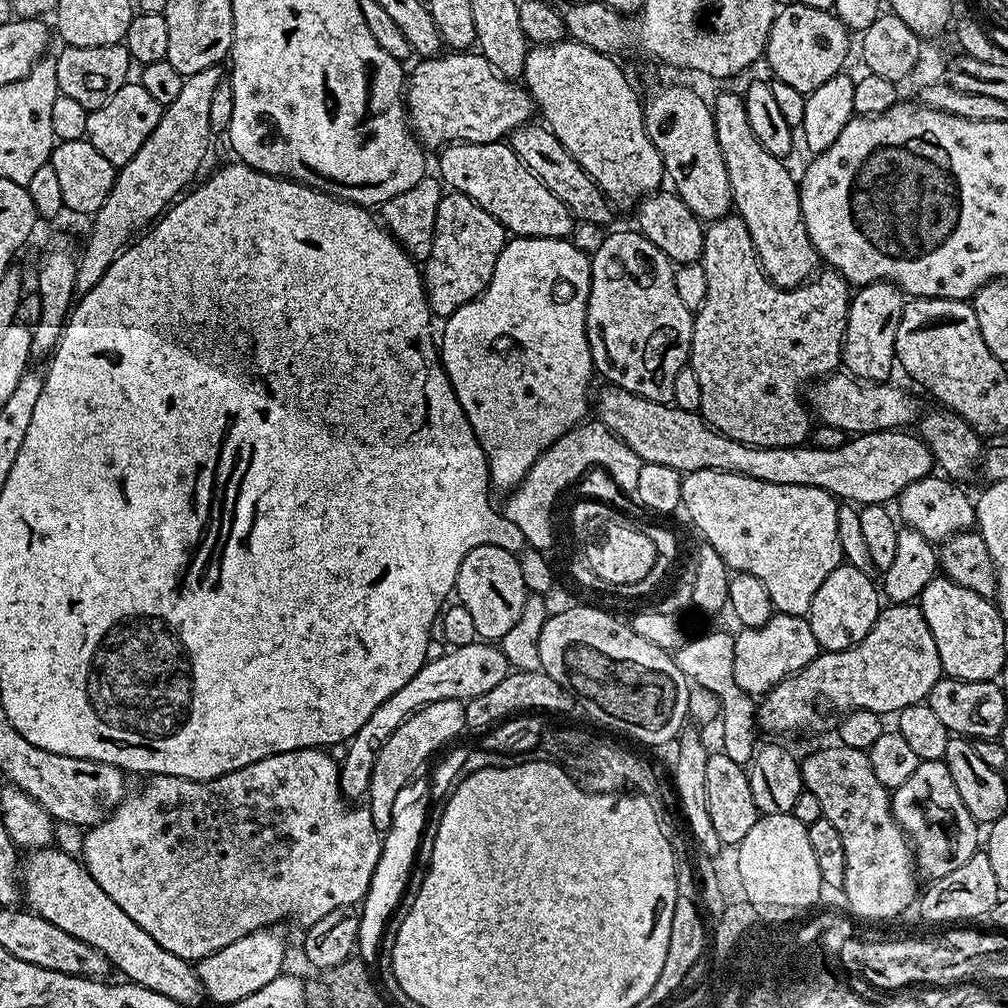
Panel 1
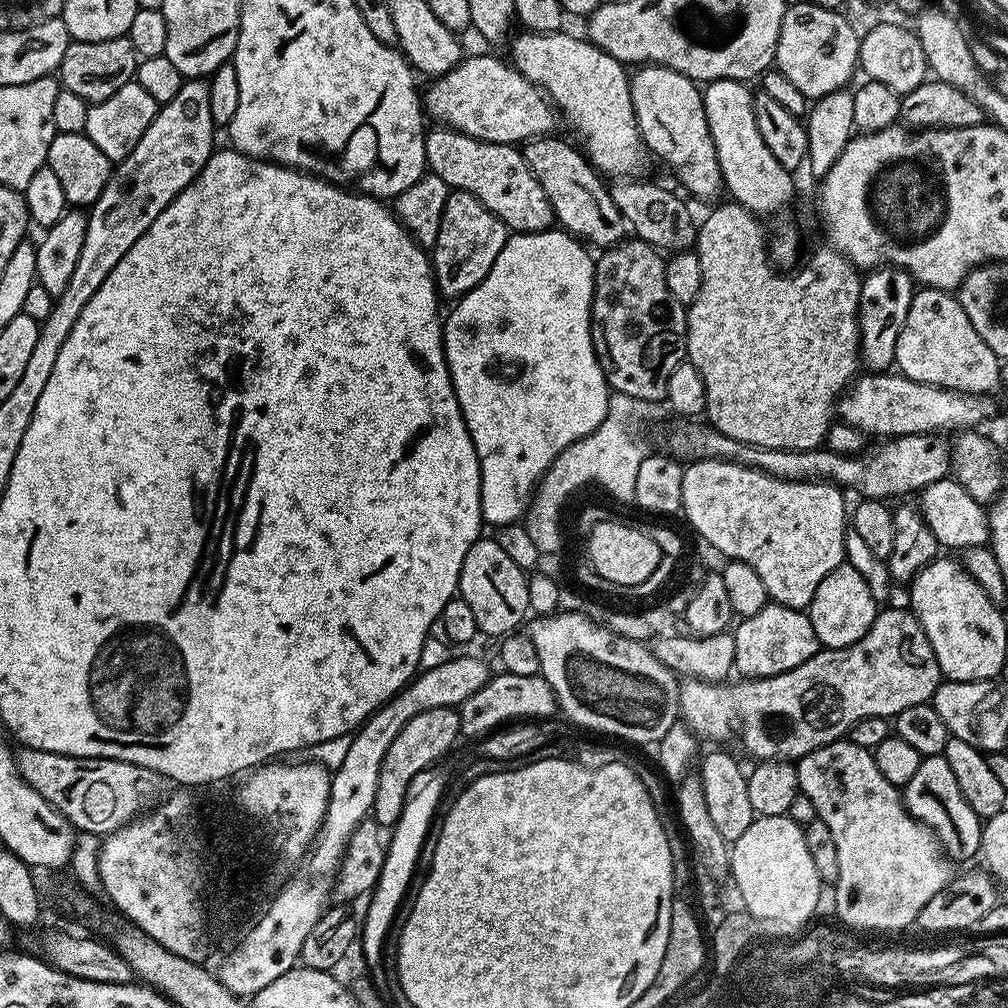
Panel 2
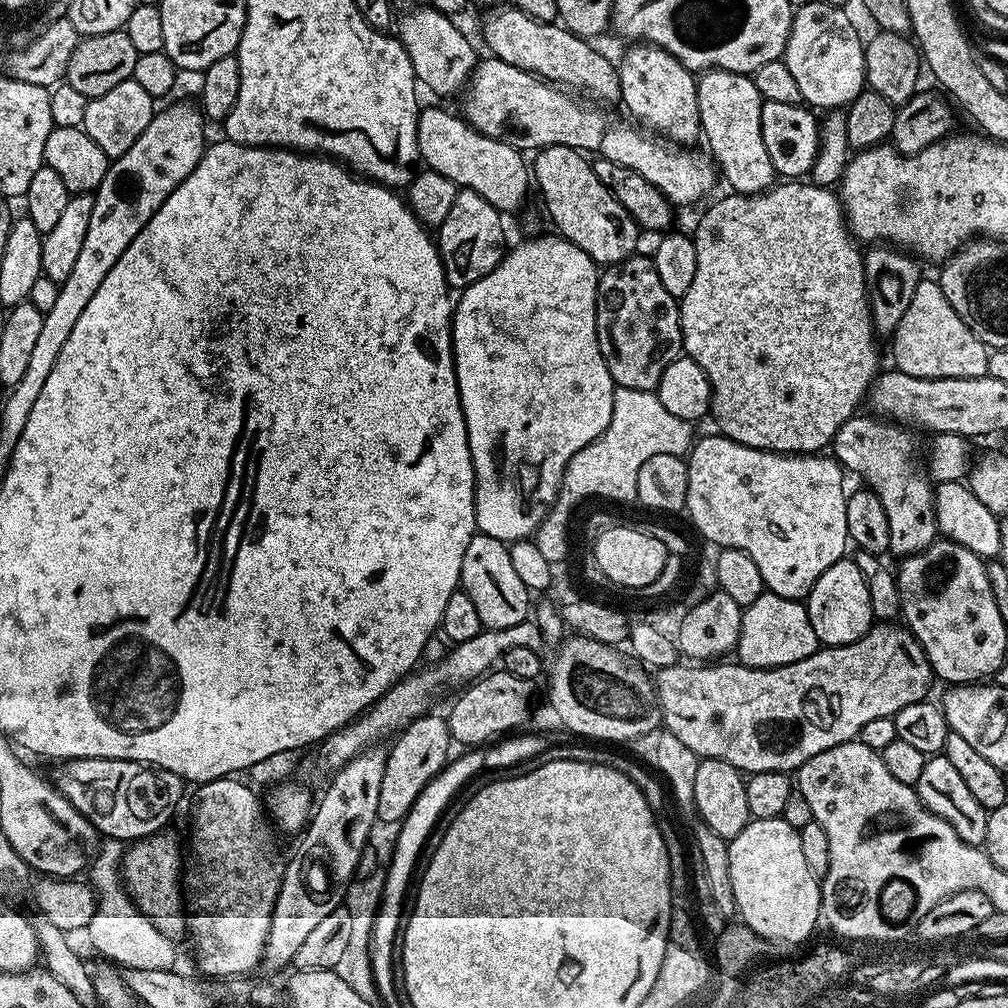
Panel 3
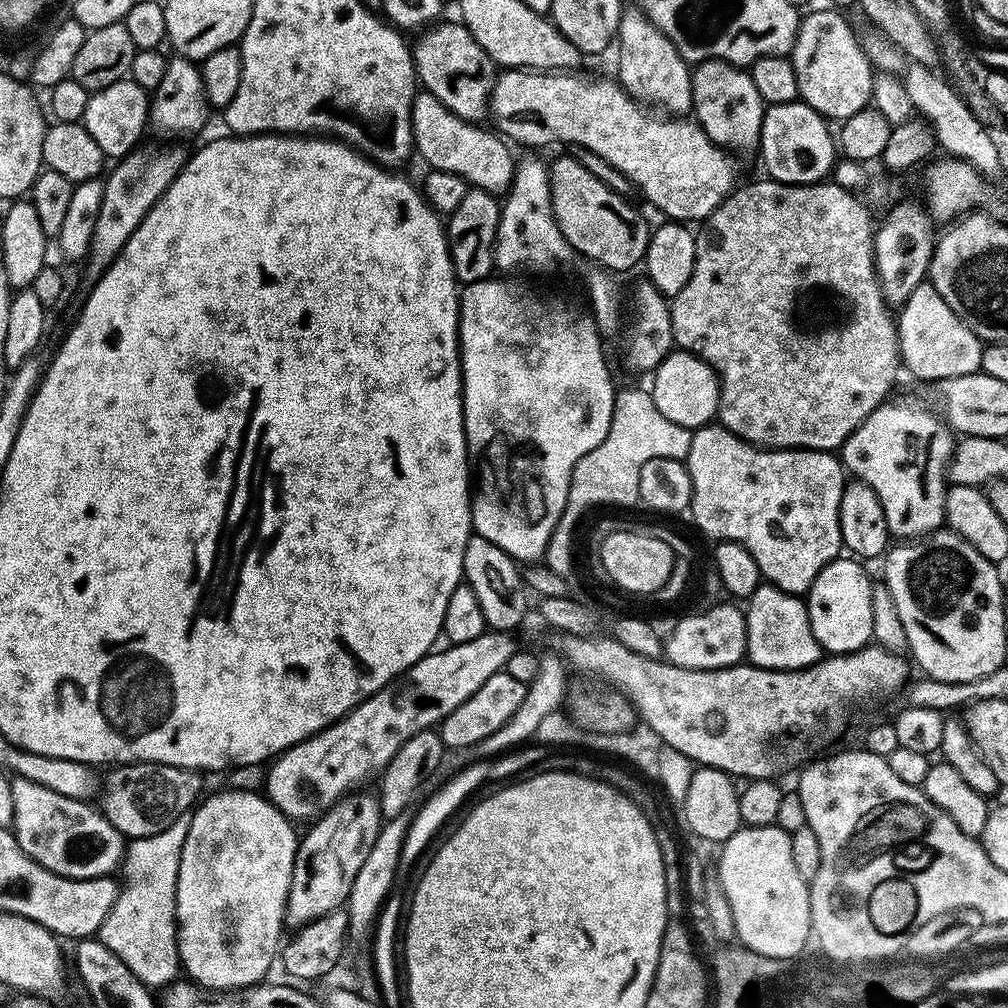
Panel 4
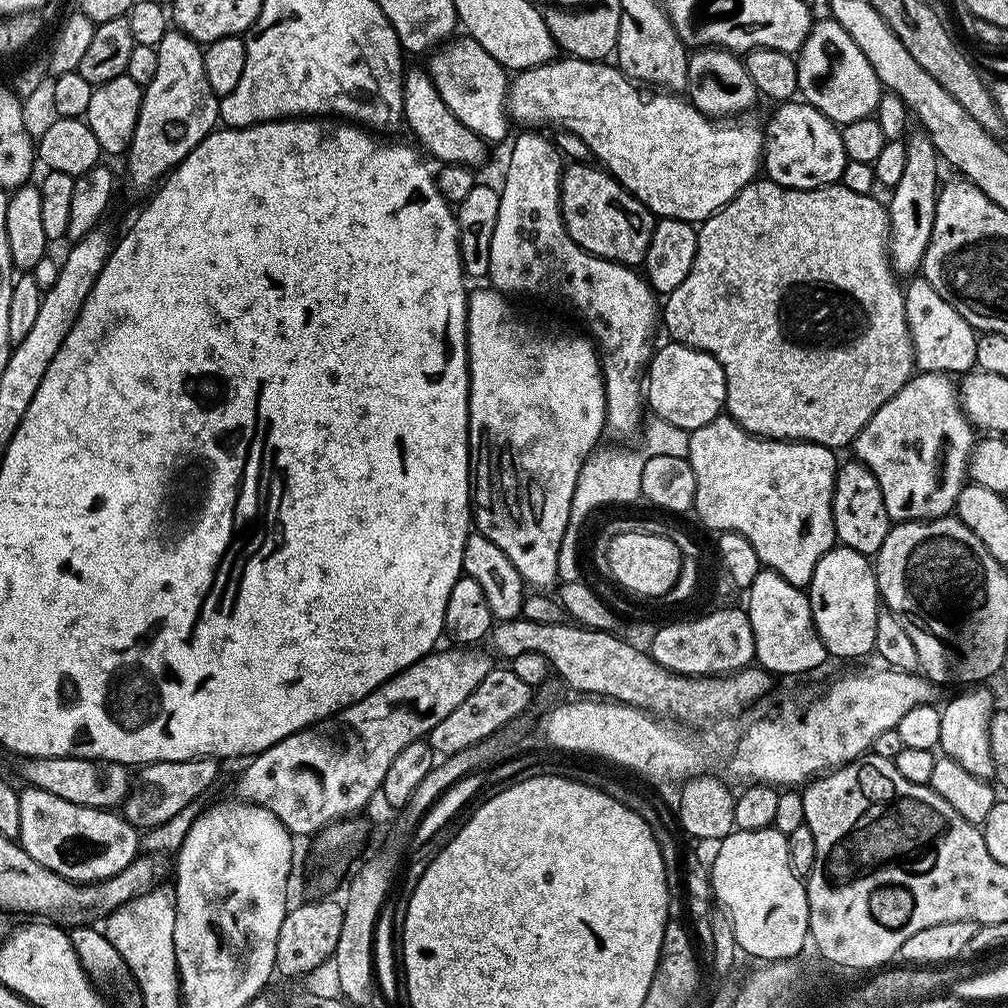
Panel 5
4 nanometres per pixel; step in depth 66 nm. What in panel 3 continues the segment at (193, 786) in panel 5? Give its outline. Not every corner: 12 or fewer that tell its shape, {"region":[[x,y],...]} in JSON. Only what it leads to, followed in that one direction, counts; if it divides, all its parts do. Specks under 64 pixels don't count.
{"region":[[137,760],[63,761],[56,791],[101,837],[159,833],[186,781]]}

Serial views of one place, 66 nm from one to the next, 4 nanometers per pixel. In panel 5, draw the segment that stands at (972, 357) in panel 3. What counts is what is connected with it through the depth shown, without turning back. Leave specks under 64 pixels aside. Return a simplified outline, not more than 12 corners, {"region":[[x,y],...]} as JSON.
{"region":[[923,278],[904,288],[920,372],[976,368],[977,331]]}

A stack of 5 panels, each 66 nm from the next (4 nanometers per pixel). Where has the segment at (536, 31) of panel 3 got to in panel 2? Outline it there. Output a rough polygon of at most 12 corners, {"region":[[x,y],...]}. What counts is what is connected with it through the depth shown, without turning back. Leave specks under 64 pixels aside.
{"region":[[521,31],[539,84],[605,177],[646,149],[625,65],[567,31]]}

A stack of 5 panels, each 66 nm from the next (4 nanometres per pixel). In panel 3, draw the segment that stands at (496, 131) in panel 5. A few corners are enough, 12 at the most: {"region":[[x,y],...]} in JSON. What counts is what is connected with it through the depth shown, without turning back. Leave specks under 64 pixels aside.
{"region":[[431,6],[400,20],[417,81],[463,93],[478,63],[451,15]]}

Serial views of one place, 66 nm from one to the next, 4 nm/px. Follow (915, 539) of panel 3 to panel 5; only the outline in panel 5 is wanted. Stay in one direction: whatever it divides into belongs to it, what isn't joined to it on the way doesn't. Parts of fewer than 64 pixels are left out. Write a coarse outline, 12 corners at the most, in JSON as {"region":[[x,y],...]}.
{"region":[[920,372],[856,435],[889,521],[955,509],[977,439]]}

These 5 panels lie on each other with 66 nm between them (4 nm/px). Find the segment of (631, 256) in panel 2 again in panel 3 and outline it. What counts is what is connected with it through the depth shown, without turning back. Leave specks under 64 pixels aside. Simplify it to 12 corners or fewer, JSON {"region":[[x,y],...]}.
{"region":[[643,254],[605,267],[598,346],[616,387],[655,392],[680,305]]}

